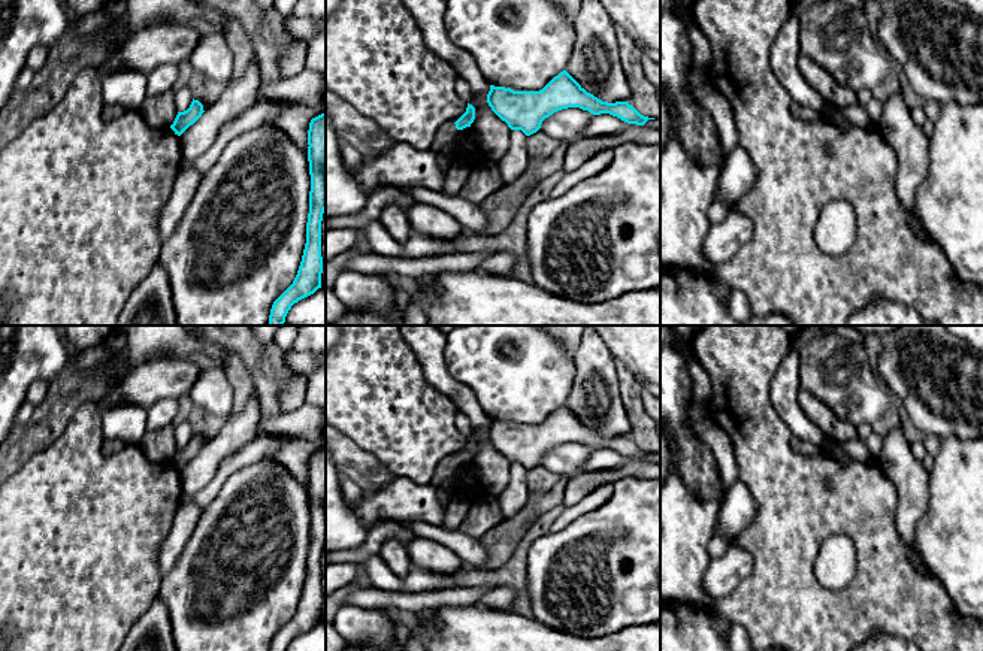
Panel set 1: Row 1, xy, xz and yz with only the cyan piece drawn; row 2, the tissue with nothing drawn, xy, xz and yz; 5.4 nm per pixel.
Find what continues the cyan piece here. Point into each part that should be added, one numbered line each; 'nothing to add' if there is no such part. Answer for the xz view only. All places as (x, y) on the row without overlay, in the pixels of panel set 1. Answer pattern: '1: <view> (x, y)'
1: xz (445, 469)

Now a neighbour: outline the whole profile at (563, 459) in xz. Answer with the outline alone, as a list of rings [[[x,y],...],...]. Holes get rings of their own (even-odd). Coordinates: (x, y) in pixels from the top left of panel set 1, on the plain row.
[[[568,442],[554,446],[541,458],[541,466],[563,476],[574,473],[590,457],[593,448],[580,442]]]

